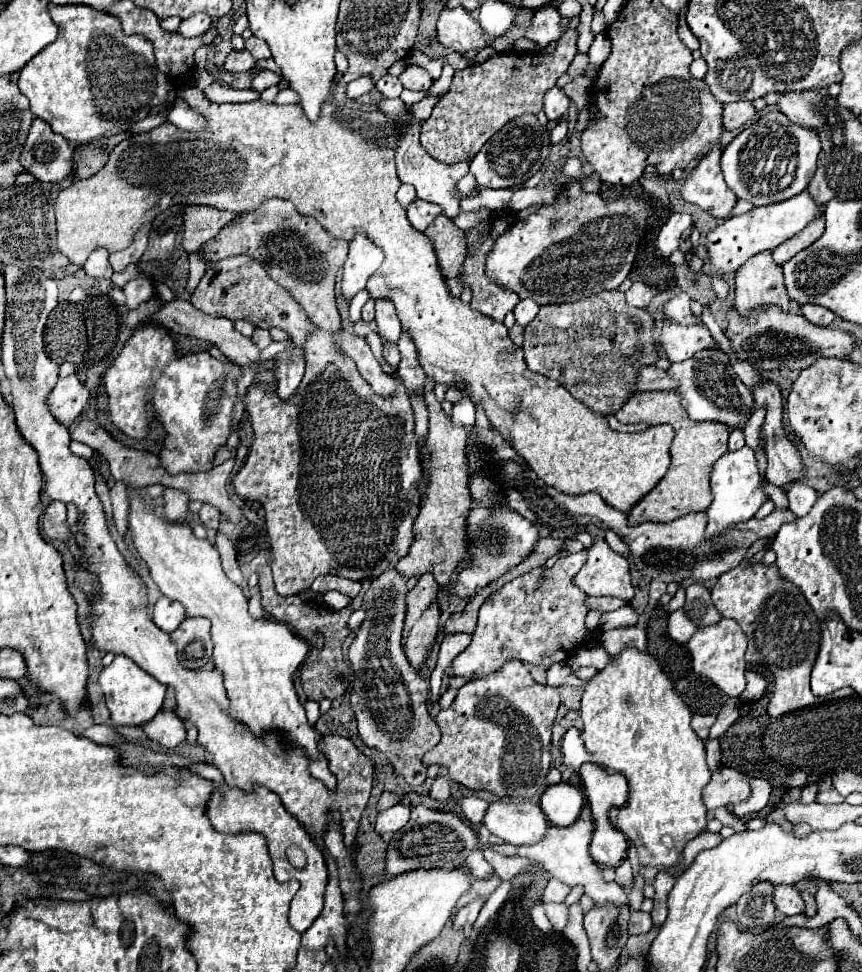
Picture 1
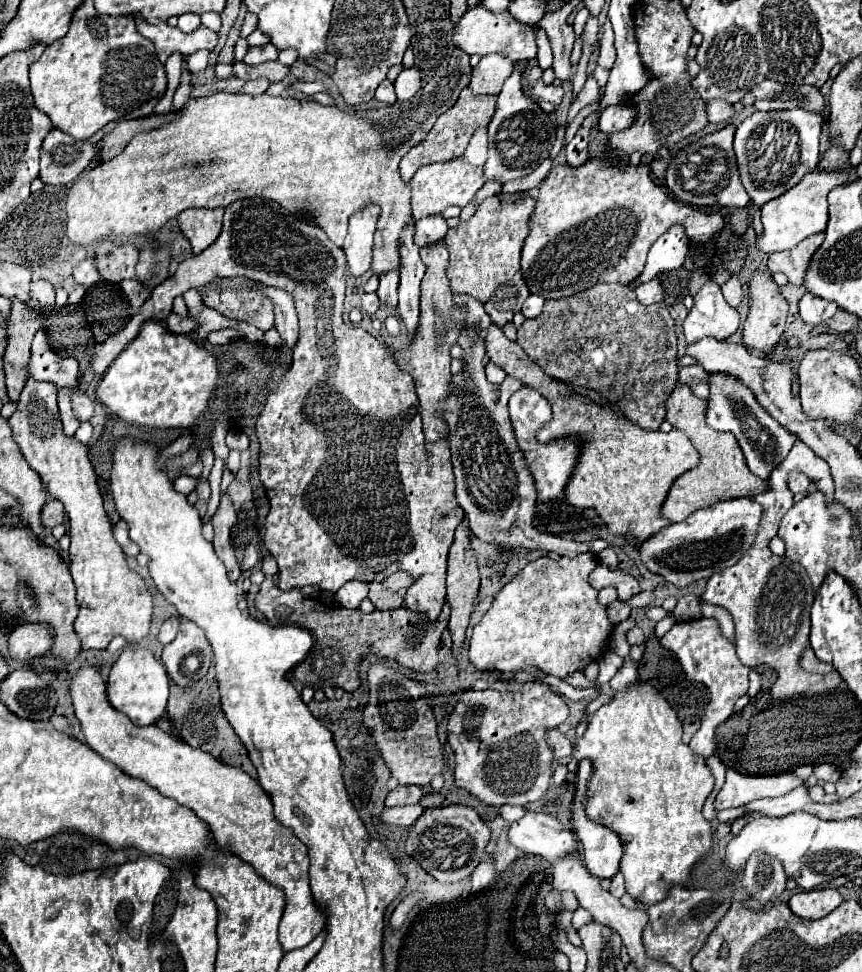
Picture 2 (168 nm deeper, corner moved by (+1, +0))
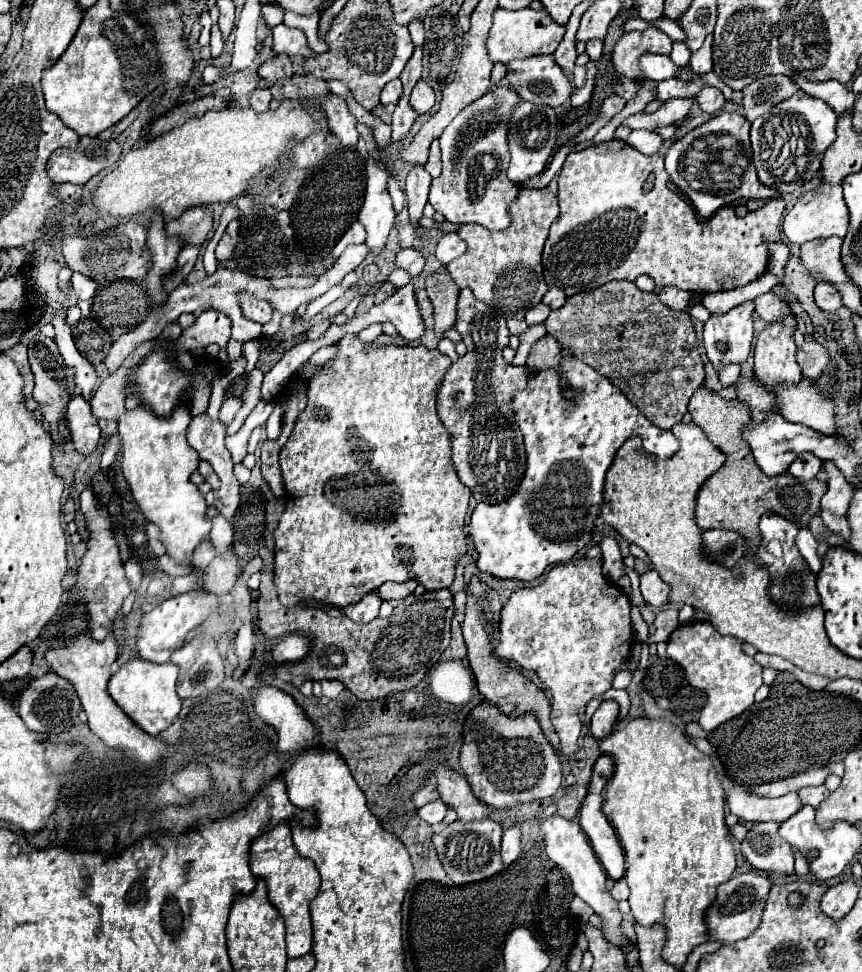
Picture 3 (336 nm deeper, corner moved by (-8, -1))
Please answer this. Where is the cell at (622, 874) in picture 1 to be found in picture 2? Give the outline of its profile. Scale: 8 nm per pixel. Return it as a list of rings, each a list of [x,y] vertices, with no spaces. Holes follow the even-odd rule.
[[[621,871],[611,879],[611,887],[609,887],[609,891],[611,891],[615,897],[621,897],[621,895],[627,893],[627,889],[625,889],[625,877],[621,875]]]

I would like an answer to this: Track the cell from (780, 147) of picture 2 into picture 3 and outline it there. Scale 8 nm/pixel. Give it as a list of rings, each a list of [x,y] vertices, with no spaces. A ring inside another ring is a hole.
[[[800,94],[778,102],[764,116],[756,118],[752,122],[750,138],[760,182],[784,194],[788,188],[802,188],[812,180],[826,148],[836,140],[836,120],[836,112],[826,102]]]

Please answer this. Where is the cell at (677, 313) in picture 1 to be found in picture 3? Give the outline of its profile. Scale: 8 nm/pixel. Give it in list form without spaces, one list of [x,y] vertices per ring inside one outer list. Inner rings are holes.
[[[748,300],[736,308],[732,308],[728,314],[712,314],[710,320],[704,324],[704,348],[708,360],[714,364],[716,370],[722,370],[728,364],[744,364],[746,358],[752,352],[754,346],[754,328],[752,328],[752,312],[754,312],[754,302]],[[724,342],[726,348],[722,350],[718,344]]]

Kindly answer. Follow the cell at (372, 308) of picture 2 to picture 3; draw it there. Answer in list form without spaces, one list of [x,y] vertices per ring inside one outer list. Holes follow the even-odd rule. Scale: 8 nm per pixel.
[[[406,284],[396,294],[386,298],[382,304],[374,304],[366,314],[360,314],[350,320],[350,330],[360,332],[362,328],[376,322],[392,322],[398,334],[406,340],[420,340],[426,332],[414,284]]]

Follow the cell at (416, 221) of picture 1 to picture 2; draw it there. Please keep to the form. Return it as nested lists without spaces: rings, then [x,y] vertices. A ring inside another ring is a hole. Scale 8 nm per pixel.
[[[443,215],[421,217],[419,221],[415,221],[415,243],[419,247],[431,245],[431,243],[443,239],[447,229],[449,229],[447,227],[447,219]]]

